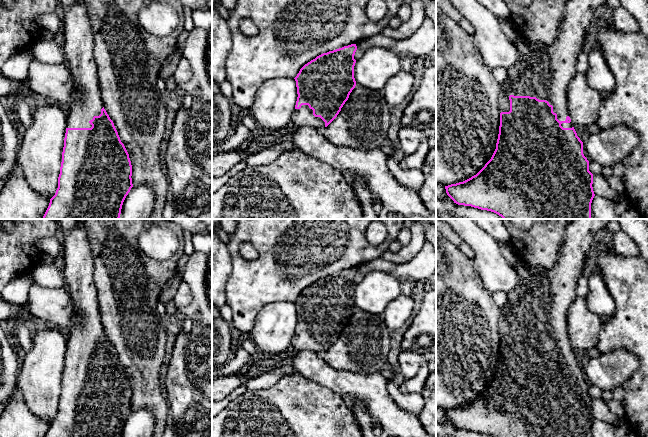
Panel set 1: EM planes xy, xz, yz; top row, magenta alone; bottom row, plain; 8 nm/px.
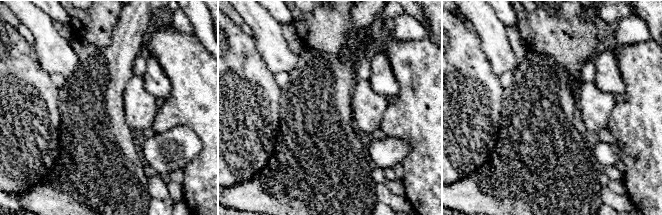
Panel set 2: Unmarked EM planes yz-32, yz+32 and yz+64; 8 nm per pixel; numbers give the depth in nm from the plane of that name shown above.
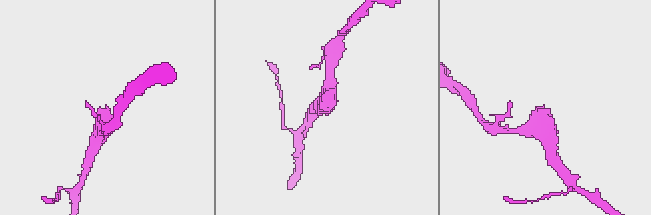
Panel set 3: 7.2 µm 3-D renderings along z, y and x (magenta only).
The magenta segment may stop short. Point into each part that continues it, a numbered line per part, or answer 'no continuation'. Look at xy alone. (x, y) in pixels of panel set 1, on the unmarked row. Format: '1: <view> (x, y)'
1: xy (78, 271)

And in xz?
1: xz (304, 340)

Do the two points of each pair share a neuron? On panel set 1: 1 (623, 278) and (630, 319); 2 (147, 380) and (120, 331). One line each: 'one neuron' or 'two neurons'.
1: one neuron
2: one neuron

